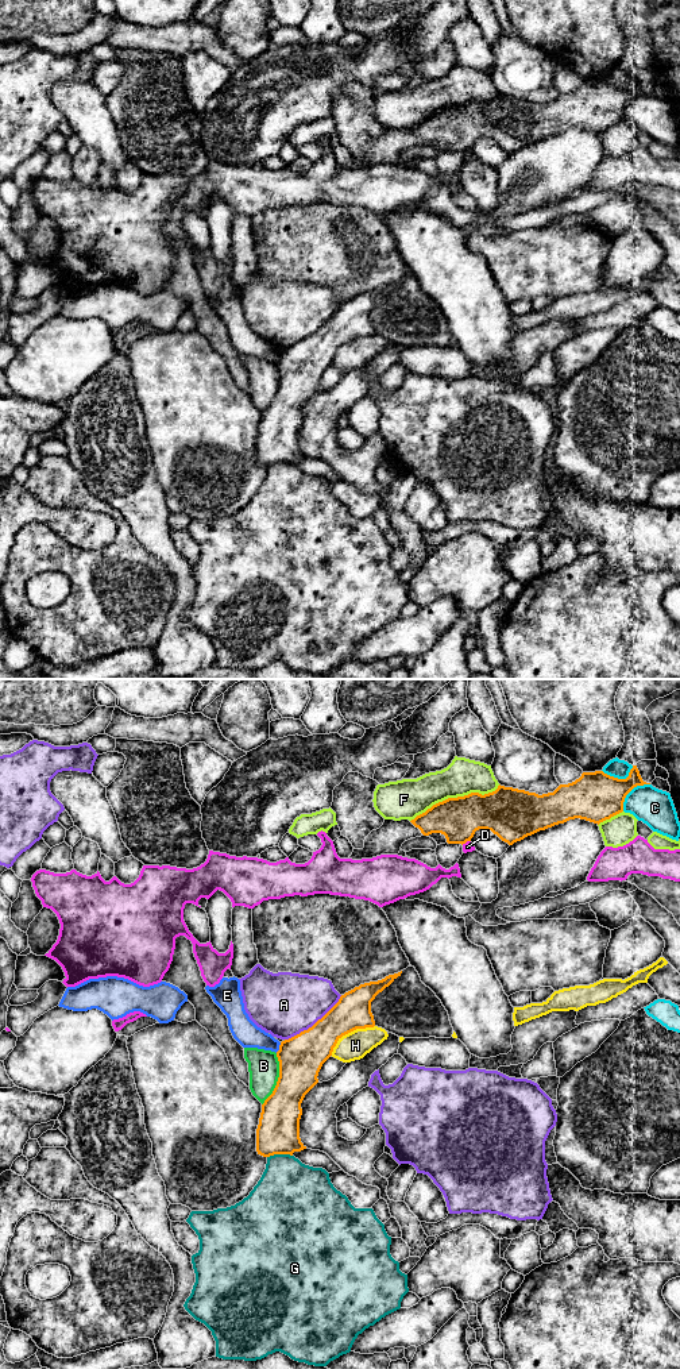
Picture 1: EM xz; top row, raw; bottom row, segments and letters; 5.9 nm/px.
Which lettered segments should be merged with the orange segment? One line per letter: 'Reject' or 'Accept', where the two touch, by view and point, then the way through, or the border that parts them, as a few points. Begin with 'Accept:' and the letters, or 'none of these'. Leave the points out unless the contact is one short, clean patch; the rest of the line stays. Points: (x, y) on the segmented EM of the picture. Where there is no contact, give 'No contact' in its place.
Accept: none of these
A: Reject. Touches orange at xz (315, 1024)
B: Reject. Touches orange at xz (278, 1079)
C: Reject. Touches orange at xz (630, 790)
D: Reject. Touches orange at xz (466, 841)
E: Reject. Touches orange at xz (279, 1048). Boundary: xz (281, 1042), (275, 1052)
F: Reject. Touches orange at xz (455, 798)
G: Reject. Touches orange at xz (279, 1153)
H: Reject. Touches orange at xz (348, 1032). Boundary: xz (374, 1025), (356, 1028), (346, 1033), (337, 1041), (331, 1055)

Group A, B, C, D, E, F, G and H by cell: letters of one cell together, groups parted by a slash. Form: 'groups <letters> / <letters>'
groups A / B / C / D / E H / F / G

